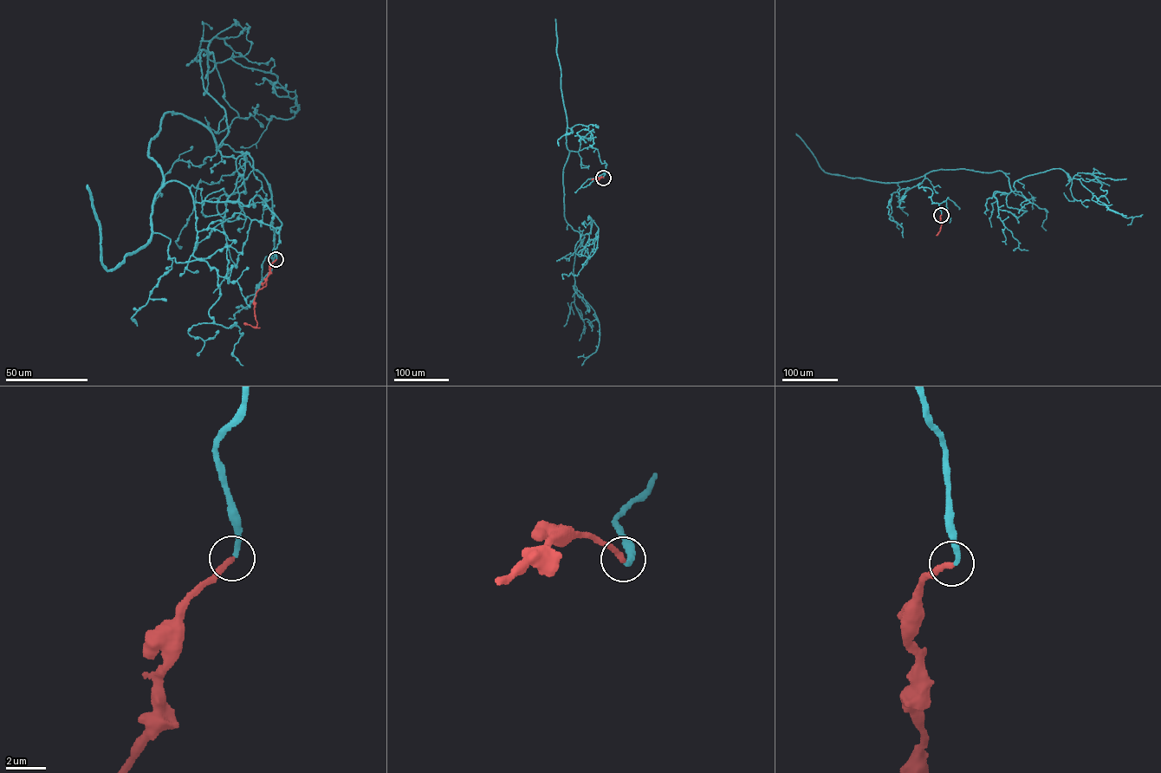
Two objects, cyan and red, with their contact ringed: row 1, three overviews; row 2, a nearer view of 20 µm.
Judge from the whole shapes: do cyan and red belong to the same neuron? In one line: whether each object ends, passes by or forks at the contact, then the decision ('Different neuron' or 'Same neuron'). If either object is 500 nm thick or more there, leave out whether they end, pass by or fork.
At the ring cyan ends. At the ring red ends. Same neuron

